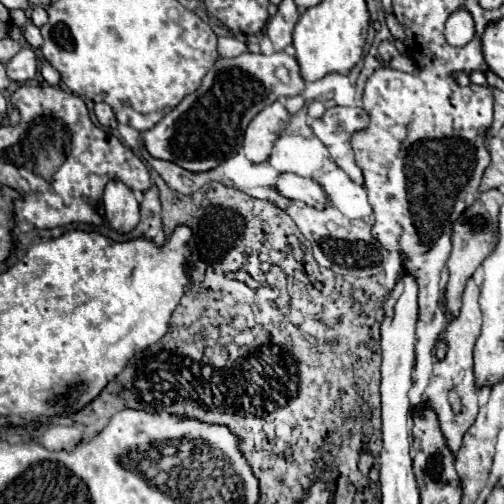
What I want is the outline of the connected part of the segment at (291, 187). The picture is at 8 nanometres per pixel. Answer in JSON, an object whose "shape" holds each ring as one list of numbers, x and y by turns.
{"shape":[[282,174,278,178,276,190,290,200,302,200,308,206,314,206,318,210,328,206,328,196,324,188,320,188,320,184,316,184,312,178,302,178,296,174]]}

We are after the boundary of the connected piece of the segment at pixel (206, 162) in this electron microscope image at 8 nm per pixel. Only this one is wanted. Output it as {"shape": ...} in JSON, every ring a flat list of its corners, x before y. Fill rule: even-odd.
{"shape":[[244,52,240,56,234,58,220,58,210,72,204,76,202,86,188,94,172,112,168,112,152,130,144,132,144,146,148,148,148,152,154,158,160,160,170,160,176,162,178,166,190,170,190,172,204,172,204,170,212,170,214,166,218,166,220,162,224,162,228,156,232,156,234,152,240,150,242,146,242,138,244,138,244,130,248,126,248,122,268,104,272,104,276,98,288,98,288,96,296,96,302,94,306,82,300,76,300,68,296,68,296,58,288,56,286,52,274,52,270,56,266,54,252,54,252,52],[276,66,286,66,290,72,290,84,282,84,278,78,274,78,274,68]]}

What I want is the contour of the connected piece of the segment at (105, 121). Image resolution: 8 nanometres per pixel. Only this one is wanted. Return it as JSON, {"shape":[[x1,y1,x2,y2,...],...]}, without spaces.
{"shape":[[100,102,94,106,94,114,98,118,98,122,110,130,116,130,118,128,118,120,116,120,116,114,112,112,112,108,106,104,106,102]]}

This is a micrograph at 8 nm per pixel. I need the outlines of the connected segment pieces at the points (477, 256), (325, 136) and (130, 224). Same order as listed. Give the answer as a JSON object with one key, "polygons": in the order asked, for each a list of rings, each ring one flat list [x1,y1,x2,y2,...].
{"polygons":[[[476,200,470,208,466,208,462,212,462,216,452,224,452,254,446,262,448,268,448,286,446,286,446,294,444,294,444,302,446,302,446,310,458,316,460,314,460,300,464,294,464,284,468,282,468,278,472,278,472,274,478,270,478,266,492,254,492,248,496,248,496,240,498,240,498,216,490,214,480,200]],[[334,106,324,112,324,116,312,120,312,132,322,140,328,148,334,162,360,186,364,186,364,178,360,168,352,158,352,136,364,128,368,128,368,114,360,106]],[[110,180,104,188,102,204,106,210,106,218,112,228,118,232,130,232,140,218,140,202,132,188,128,188,120,180]]]}

